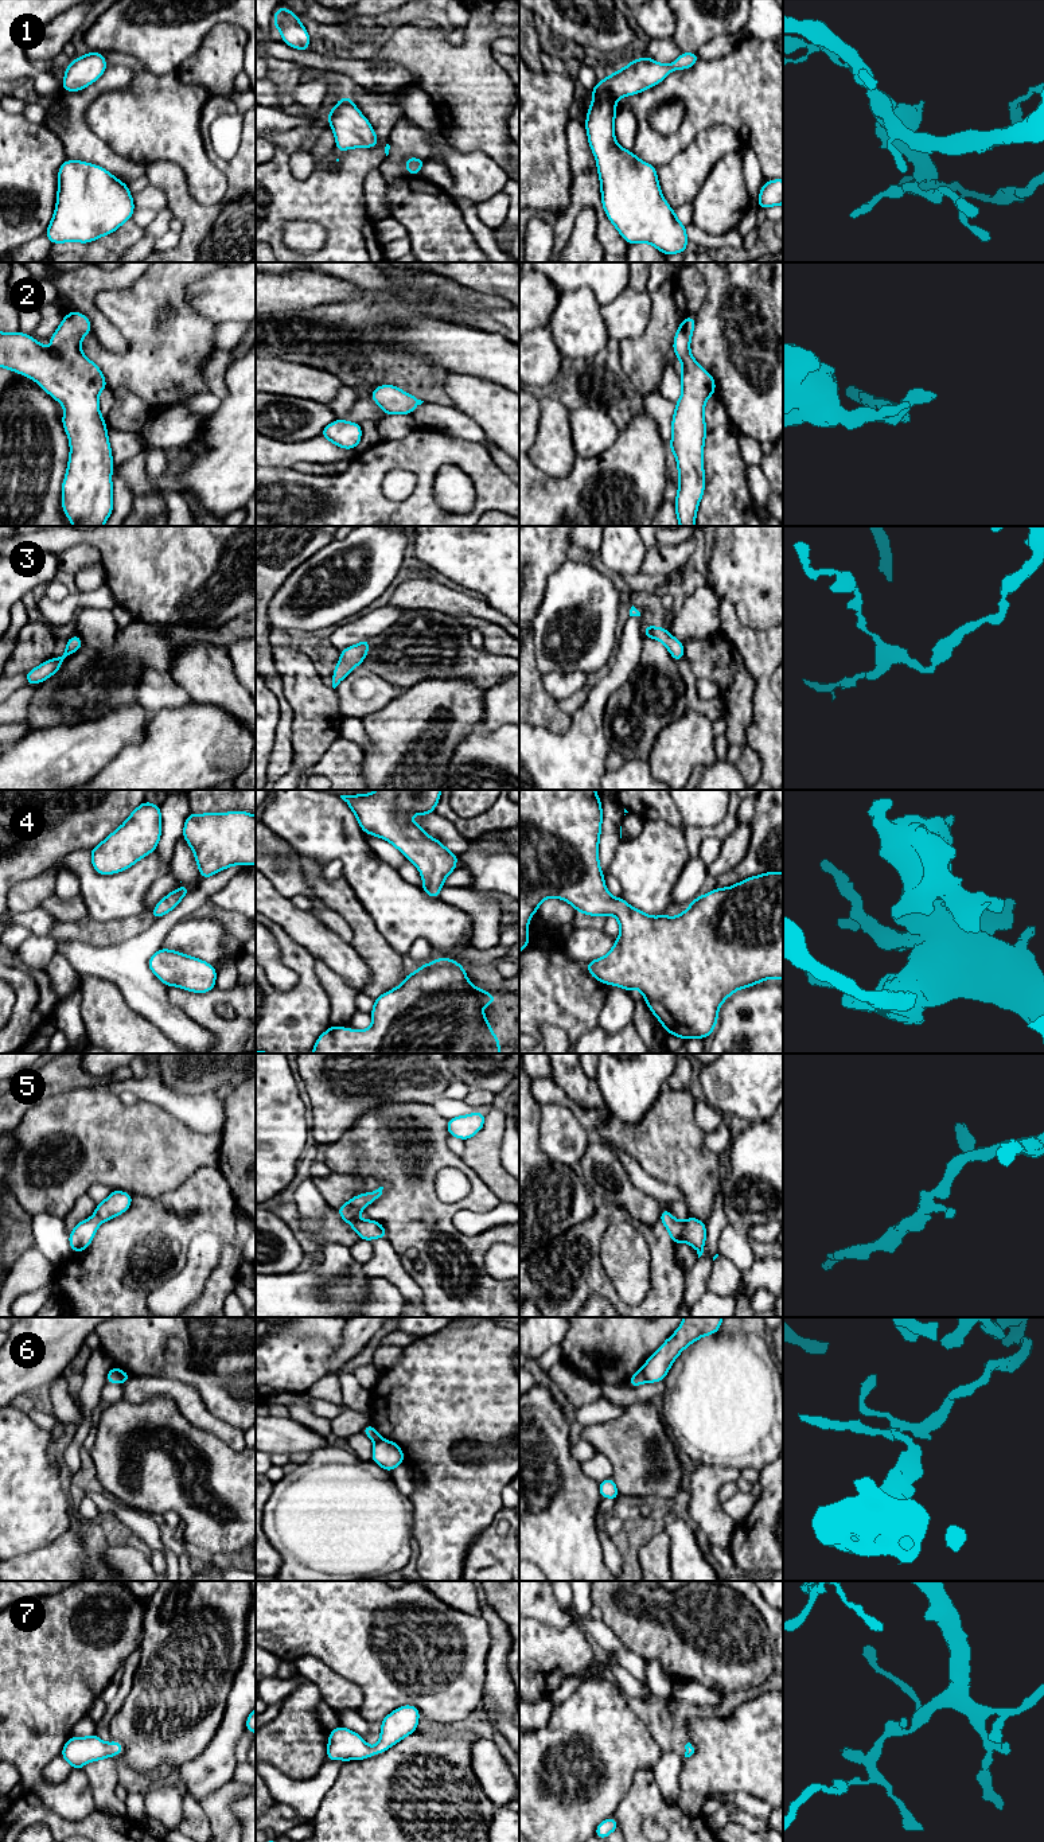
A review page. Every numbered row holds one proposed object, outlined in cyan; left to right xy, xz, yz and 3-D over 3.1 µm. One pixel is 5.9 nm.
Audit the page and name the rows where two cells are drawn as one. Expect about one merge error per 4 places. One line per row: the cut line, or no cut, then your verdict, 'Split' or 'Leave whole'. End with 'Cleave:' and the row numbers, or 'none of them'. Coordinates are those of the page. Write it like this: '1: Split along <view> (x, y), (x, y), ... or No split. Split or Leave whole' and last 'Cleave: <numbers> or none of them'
1: No split. Leave whole
2: No split. Leave whole
3: No split. Leave whole
4: No split. Leave whole
5: No split. Leave whole
6: Split along xy (112, 1367), (121, 1382). Split
7: No split. Leave whole
Cleave: 6

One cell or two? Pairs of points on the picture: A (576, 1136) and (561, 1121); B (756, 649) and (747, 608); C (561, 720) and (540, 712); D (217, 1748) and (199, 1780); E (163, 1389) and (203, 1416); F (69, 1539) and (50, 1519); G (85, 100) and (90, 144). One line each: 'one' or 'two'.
A: one
B: two
C: one
D: one
E: one
F: two
G: one

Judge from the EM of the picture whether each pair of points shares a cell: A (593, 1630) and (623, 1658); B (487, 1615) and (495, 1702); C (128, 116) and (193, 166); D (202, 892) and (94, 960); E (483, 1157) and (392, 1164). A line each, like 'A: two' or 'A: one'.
A: one
B: one
C: one
D: one
E: two

